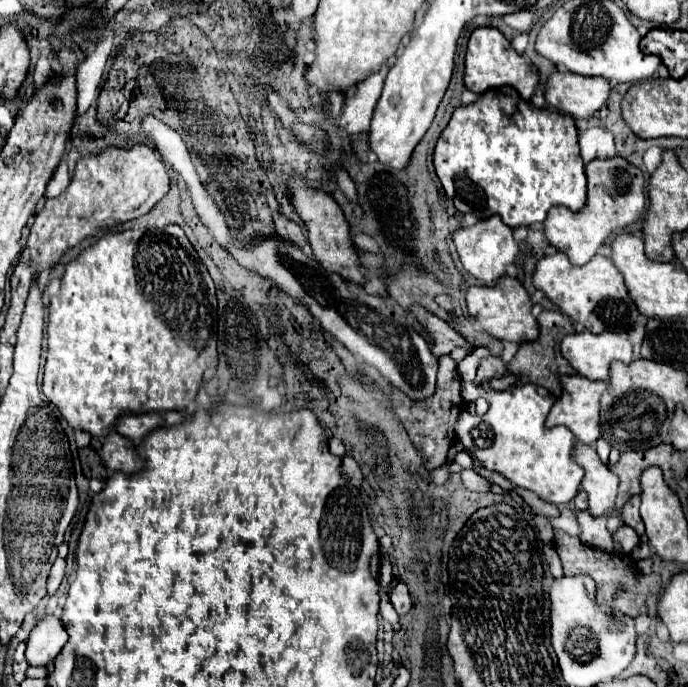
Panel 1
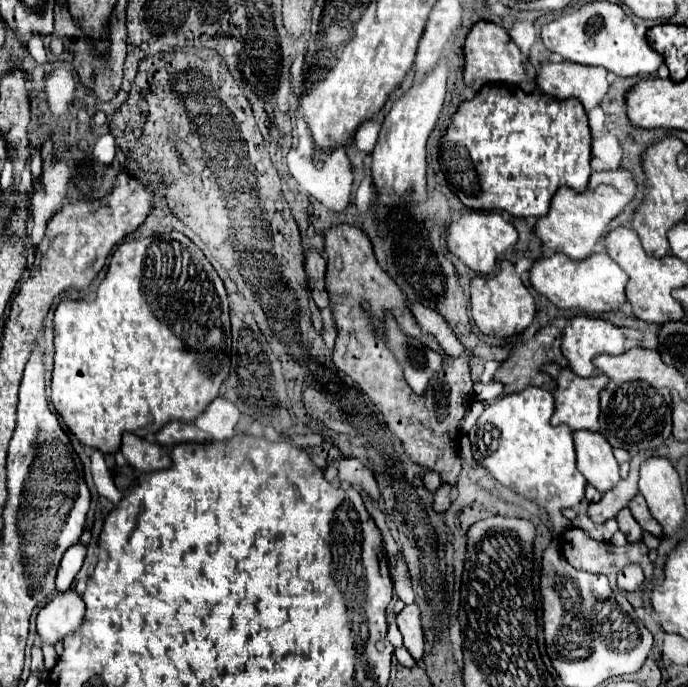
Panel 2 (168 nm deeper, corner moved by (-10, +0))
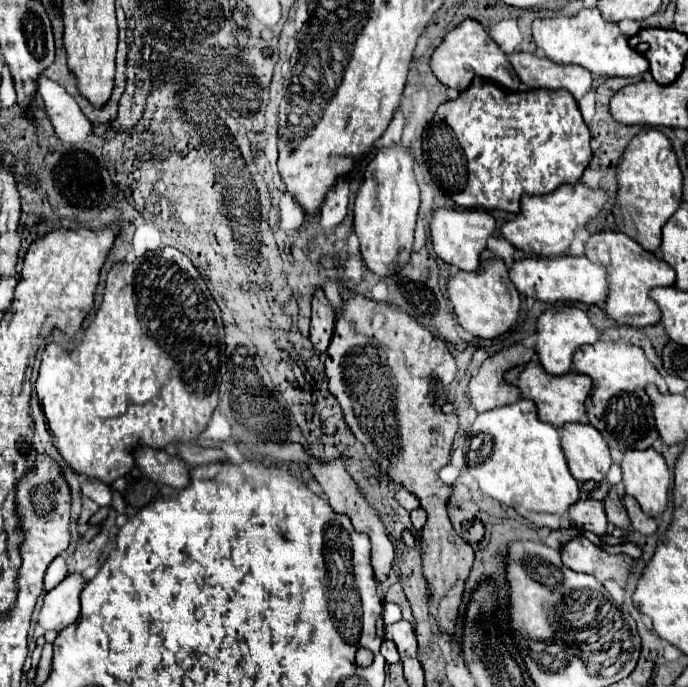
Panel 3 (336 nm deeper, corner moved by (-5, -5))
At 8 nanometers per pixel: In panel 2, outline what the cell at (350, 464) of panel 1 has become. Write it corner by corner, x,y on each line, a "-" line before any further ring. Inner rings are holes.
345,458
345,460
339,460
337,462
337,468
339,468
339,478
343,482
349,482
349,484
359,484
361,490
365,490
373,500
379,498
379,488
377,488
377,480
373,476
373,472
361,464
359,460
355,458

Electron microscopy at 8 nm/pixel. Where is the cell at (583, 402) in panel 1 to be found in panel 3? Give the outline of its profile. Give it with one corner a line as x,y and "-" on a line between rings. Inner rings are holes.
530,361
520,369
518,377
512,379
512,383
520,389
520,395
524,399
530,399
536,403
540,421
550,423
554,427
562,427
564,423
584,423
586,421
584,401
592,387
592,381
588,375
572,373
572,371
568,375
548,375
542,367
538,367
536,361

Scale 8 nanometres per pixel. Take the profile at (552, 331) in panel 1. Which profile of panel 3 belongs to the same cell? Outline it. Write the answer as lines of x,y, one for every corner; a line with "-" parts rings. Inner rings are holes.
522,345
506,347
498,353
494,353
492,357
488,357
482,363
482,367
478,369
478,373
468,383
468,389
466,389
468,403
478,413
516,403
520,399
518,387
508,385
504,381
504,373
510,367
528,363
532,359
534,359
534,349
526,349

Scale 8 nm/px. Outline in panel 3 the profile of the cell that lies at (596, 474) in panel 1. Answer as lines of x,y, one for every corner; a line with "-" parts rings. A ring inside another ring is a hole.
566,423
560,429
560,445
576,481
600,483
606,477
612,459
596,427
590,427
590,423

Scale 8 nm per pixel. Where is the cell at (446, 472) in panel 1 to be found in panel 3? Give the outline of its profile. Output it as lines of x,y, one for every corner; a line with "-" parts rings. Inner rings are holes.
402,487
402,489
398,489
398,491
394,493
394,499
396,499
396,501
398,501
406,511
412,511
412,509
420,507
418,499
416,499
412,493
408,493
404,487

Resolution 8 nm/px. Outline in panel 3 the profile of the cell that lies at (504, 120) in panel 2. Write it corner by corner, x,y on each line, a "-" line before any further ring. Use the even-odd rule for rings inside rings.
474,79
454,101
442,103
422,135
422,155
434,183
464,209
502,209
518,213
522,195
546,195
564,183
578,183
592,159
590,133
568,91
506,91
492,81

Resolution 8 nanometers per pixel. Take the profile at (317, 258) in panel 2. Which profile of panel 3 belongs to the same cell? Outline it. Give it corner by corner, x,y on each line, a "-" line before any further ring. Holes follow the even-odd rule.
318,289
312,299
312,325
310,325
310,341
318,355
328,349
332,331
334,331
334,311
328,299
324,297
322,289

